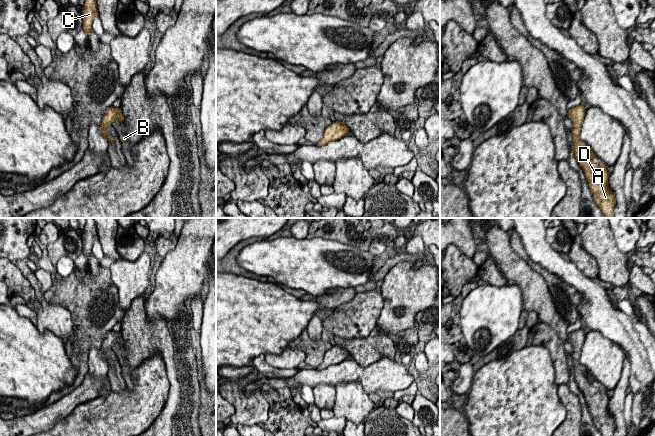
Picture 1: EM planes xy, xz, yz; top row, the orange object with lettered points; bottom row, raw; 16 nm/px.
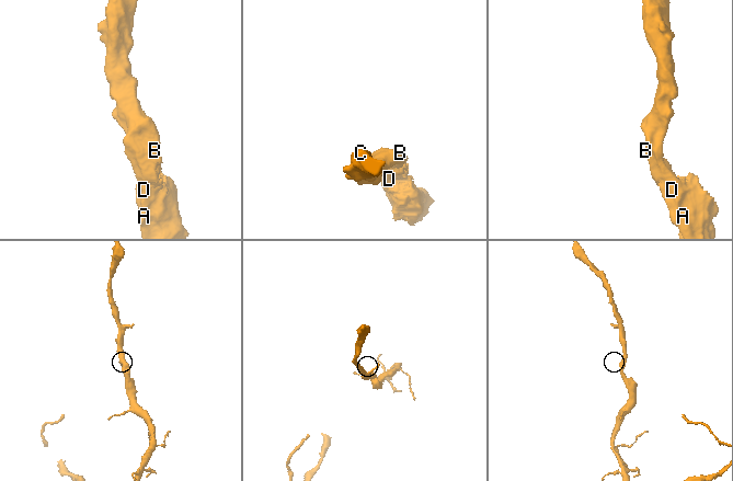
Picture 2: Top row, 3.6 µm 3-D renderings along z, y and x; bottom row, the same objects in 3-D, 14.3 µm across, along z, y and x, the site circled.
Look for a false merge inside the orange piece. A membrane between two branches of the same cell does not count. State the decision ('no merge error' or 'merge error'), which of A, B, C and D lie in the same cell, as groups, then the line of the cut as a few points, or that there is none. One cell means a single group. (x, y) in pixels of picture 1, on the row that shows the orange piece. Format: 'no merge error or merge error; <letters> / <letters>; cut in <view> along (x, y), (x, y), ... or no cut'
no merge error; A B C D; no cut

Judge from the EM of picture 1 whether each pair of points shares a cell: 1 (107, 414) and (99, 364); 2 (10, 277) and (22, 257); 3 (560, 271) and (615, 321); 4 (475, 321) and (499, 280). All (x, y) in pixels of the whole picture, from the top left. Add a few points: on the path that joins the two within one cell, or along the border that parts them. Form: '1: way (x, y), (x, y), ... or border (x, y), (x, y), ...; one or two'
1: border (111, 390), (106, 395), (99, 396); two
2: border (14, 264), (25, 277); two
3: way (575, 278), (595, 297), (595, 301), (600, 306); one
4: border (489, 283), (495, 286), (505, 285); two

